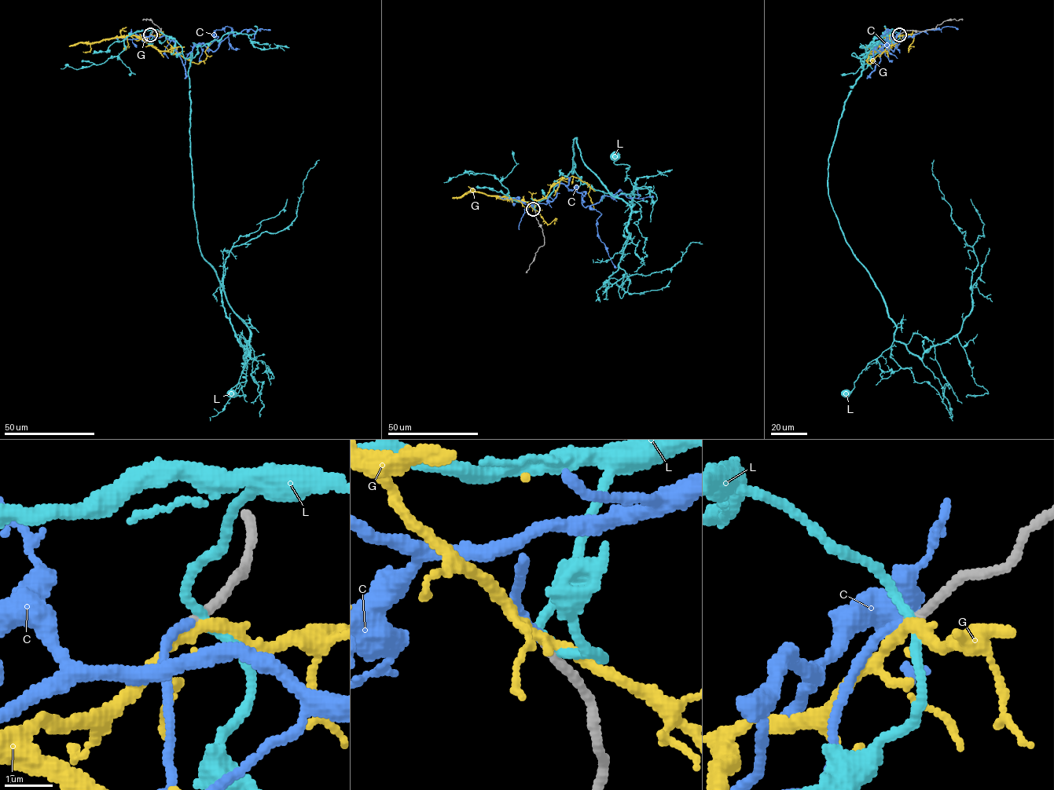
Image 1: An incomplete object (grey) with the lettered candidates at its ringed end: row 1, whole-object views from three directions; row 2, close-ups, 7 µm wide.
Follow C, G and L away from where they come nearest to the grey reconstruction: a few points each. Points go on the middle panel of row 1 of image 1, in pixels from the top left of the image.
C: (533, 209), (552, 199), (560, 183), (577, 187), (582, 204), (601, 213), (597, 235), (616, 268)
G: (534, 209), (527, 202), (544, 198), (556, 183), (574, 176), (589, 184), (589, 195), (594, 210)
L: (534, 210), (574, 171), (576, 137), (585, 164), (611, 195), (631, 206), (629, 166), (615, 164), (617, 155)

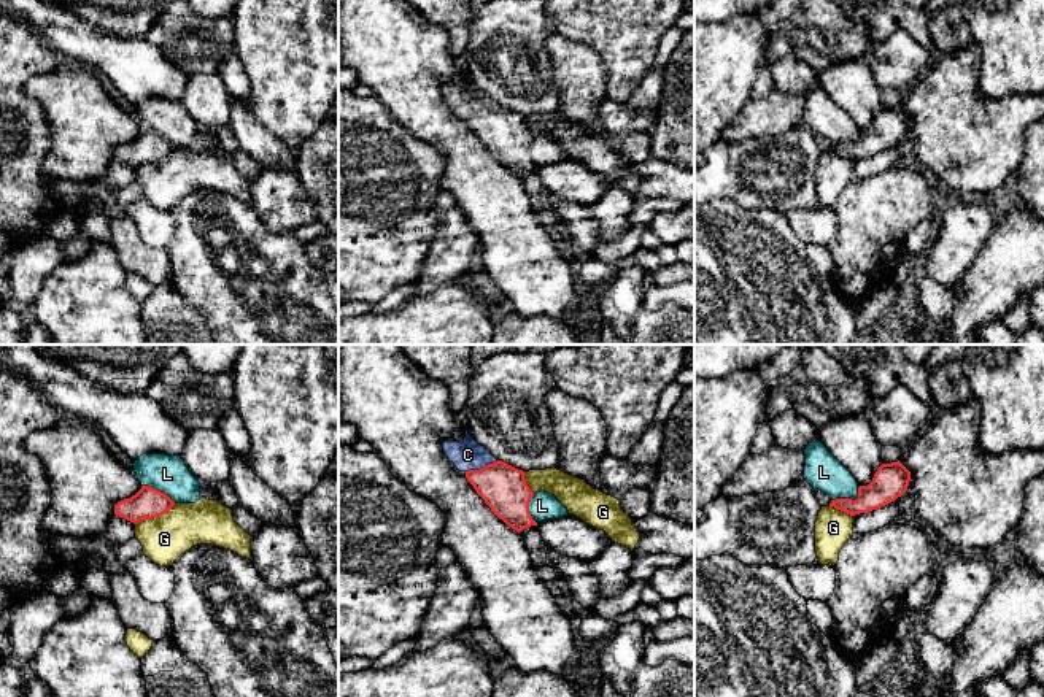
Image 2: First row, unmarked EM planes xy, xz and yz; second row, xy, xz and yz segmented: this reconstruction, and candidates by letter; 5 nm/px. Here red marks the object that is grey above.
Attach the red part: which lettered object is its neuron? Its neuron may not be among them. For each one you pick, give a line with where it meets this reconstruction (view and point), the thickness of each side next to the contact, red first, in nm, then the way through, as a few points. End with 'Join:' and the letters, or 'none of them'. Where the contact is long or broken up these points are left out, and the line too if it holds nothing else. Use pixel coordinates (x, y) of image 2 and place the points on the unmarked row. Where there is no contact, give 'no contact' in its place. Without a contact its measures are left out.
C: contact xz (482, 113); calibres 240 and 160 nm; way xz (504, 134), (482, 113), (467, 99)
Join: C

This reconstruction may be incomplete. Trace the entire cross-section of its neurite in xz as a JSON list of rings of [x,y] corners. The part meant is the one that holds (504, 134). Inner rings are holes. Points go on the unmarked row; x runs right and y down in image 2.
[[[466,73],[462,86],[445,86],[443,97],[485,144],[491,156],[518,178],[537,170],[529,157],[534,137],[524,116],[497,105],[485,90],[478,89]]]

